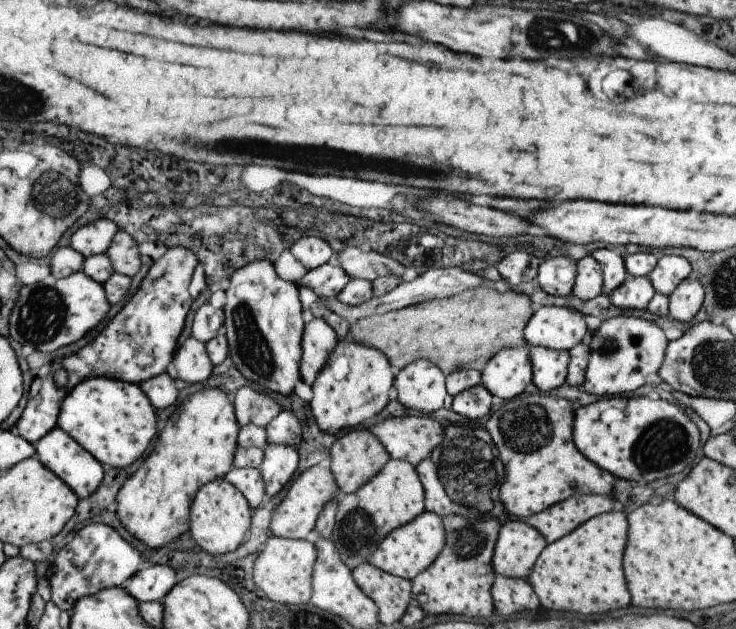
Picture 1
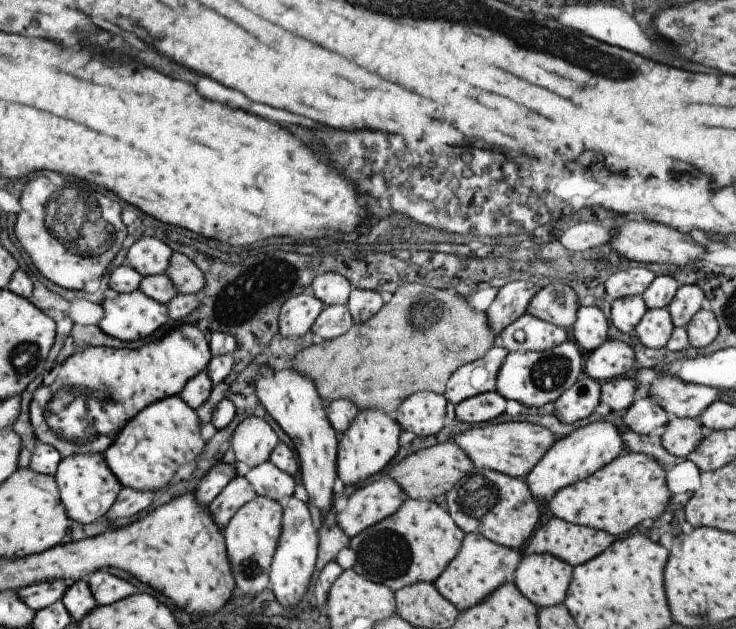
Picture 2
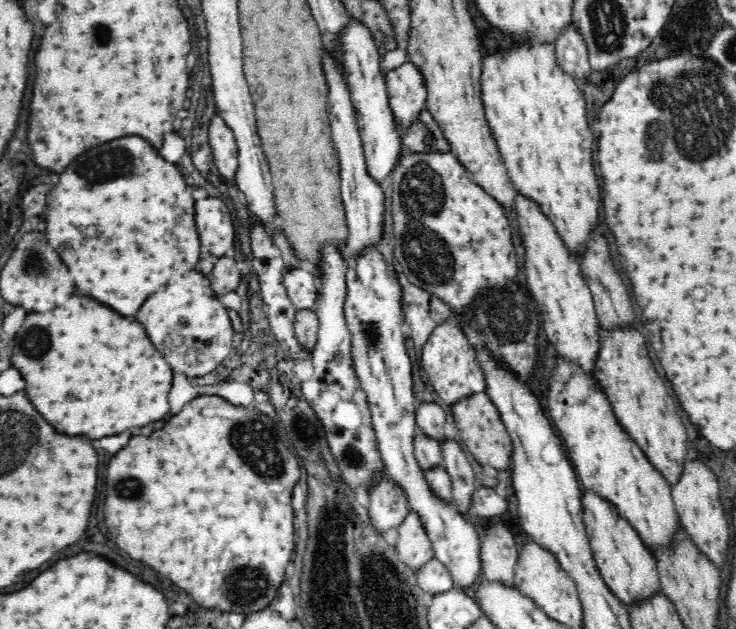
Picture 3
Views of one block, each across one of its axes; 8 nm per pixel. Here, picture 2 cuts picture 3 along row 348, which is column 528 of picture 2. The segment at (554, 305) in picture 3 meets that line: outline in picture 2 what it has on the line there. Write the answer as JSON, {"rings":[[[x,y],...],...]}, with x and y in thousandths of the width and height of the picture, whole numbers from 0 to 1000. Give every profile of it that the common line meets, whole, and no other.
{"rings":[[[746,879],[709,882],[696,927],[730,968],[766,957],[777,900]]]}

